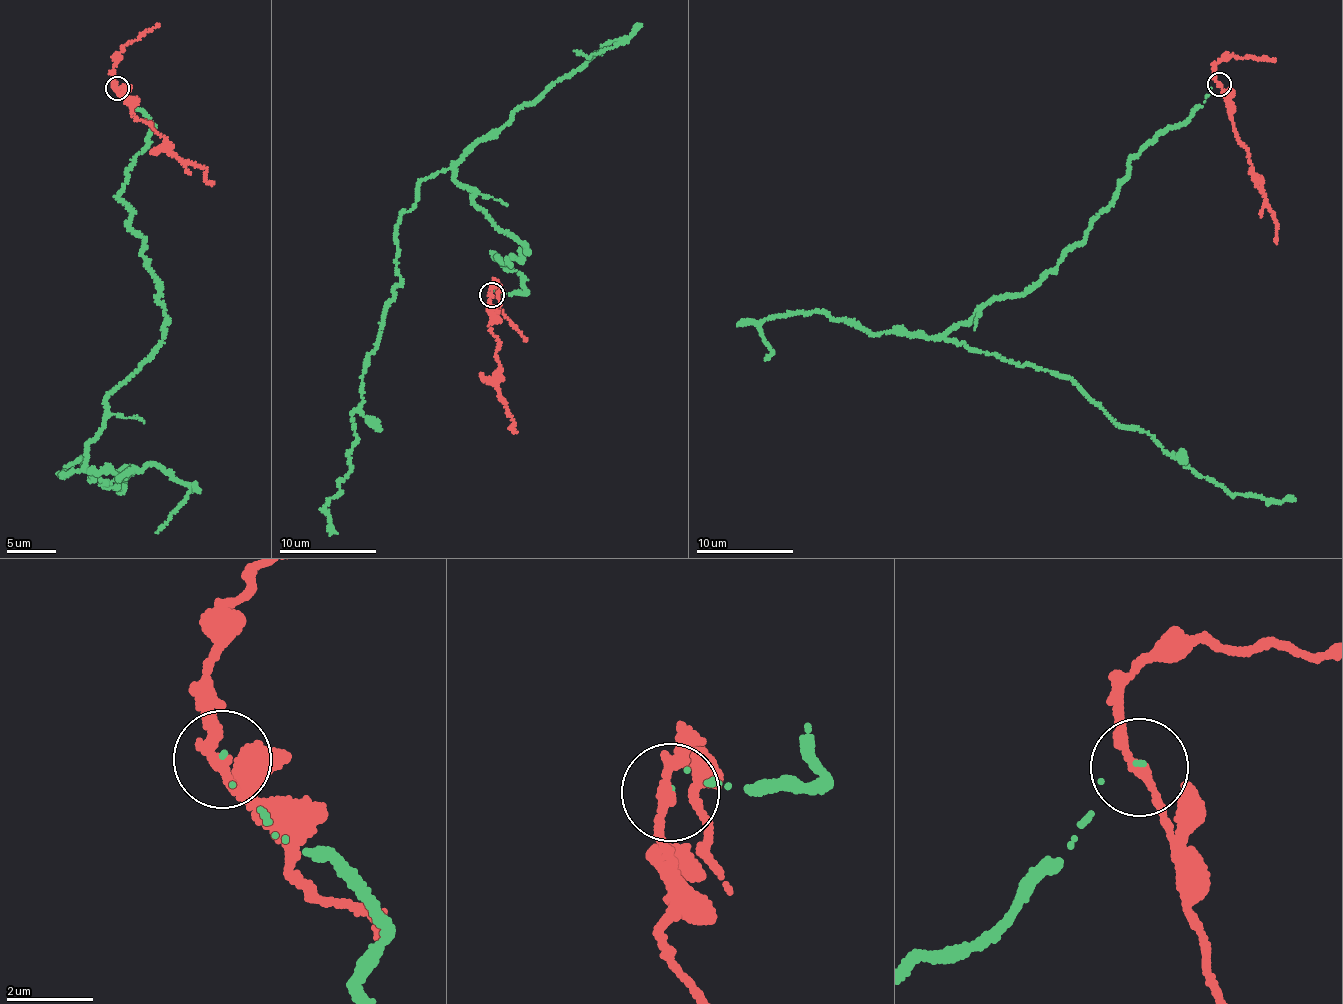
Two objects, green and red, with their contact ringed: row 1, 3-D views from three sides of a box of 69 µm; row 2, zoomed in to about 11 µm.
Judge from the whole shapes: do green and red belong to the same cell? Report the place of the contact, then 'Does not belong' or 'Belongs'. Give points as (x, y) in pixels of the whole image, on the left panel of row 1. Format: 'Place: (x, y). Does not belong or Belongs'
Place: (117, 88). Does not belong

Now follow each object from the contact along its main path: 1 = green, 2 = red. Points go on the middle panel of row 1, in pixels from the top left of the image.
1: (491, 295), (525, 289), (494, 256), (526, 249), (451, 168), (420, 182), (330, 534)
2: (491, 295), (488, 325), (497, 344), (495, 353), (500, 368), (494, 379), (515, 424), (511, 428), (517, 433)

